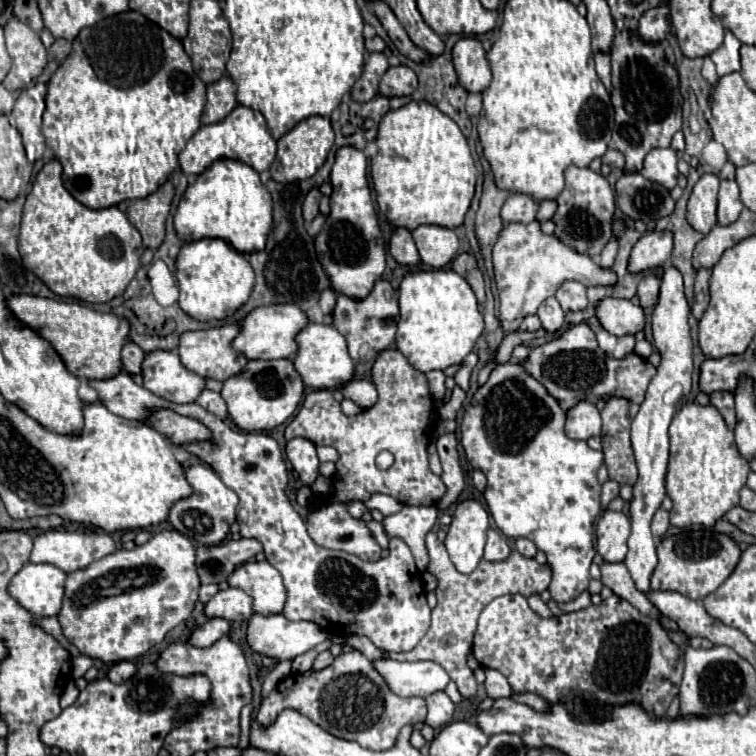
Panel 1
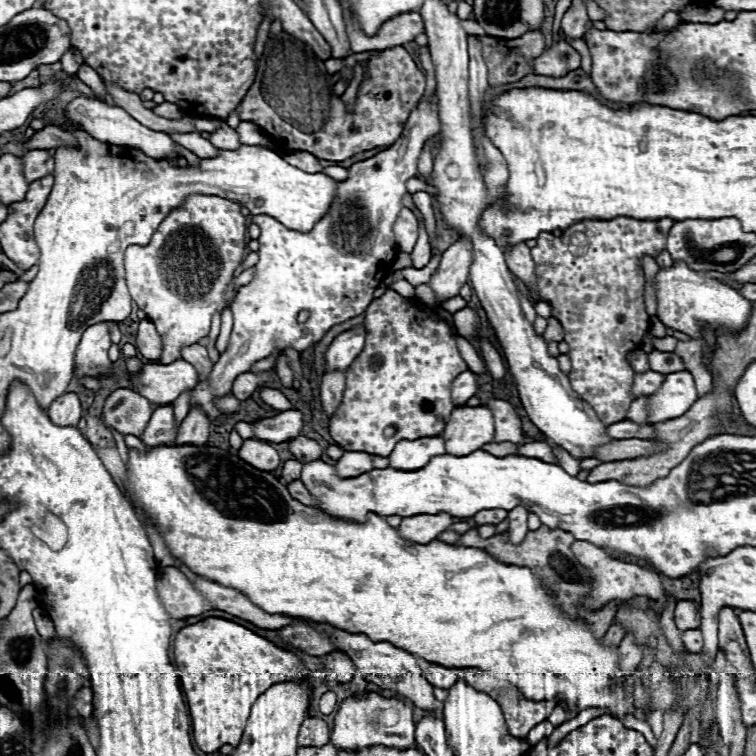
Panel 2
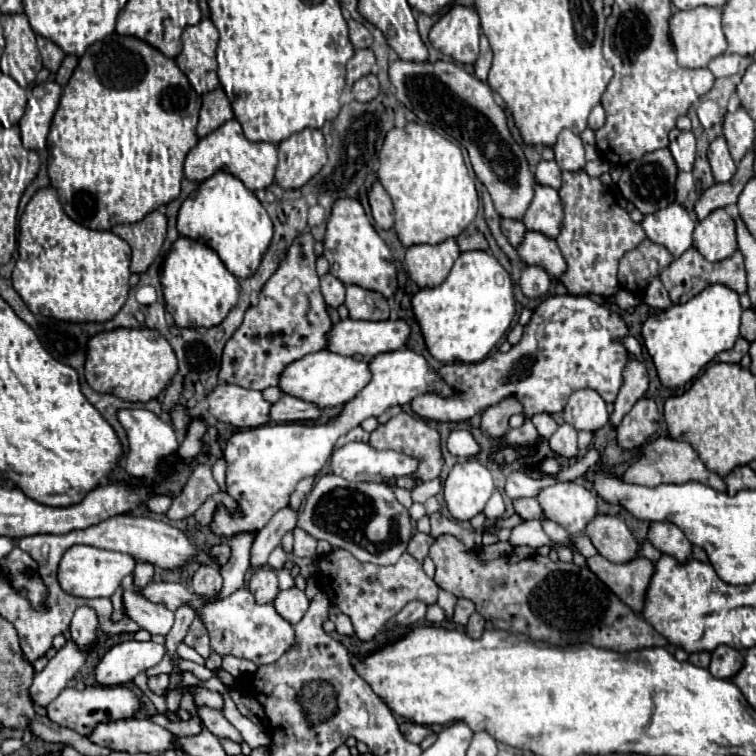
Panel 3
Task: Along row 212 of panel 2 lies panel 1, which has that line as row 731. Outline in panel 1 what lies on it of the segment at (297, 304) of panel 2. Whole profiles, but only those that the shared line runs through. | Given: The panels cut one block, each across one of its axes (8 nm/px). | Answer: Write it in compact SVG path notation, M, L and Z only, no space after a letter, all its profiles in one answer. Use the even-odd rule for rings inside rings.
M358 650L342 652L342 656L336 656L334 662L320 672L292 672L278 682L276 690L270 692L258 710L258 724L270 726L286 708L304 714L336 738L354 740L370 750L392 748L402 726L424 722L426 718L426 702L420 698L400 698L388 690L384 678L374 670L374 664Z

